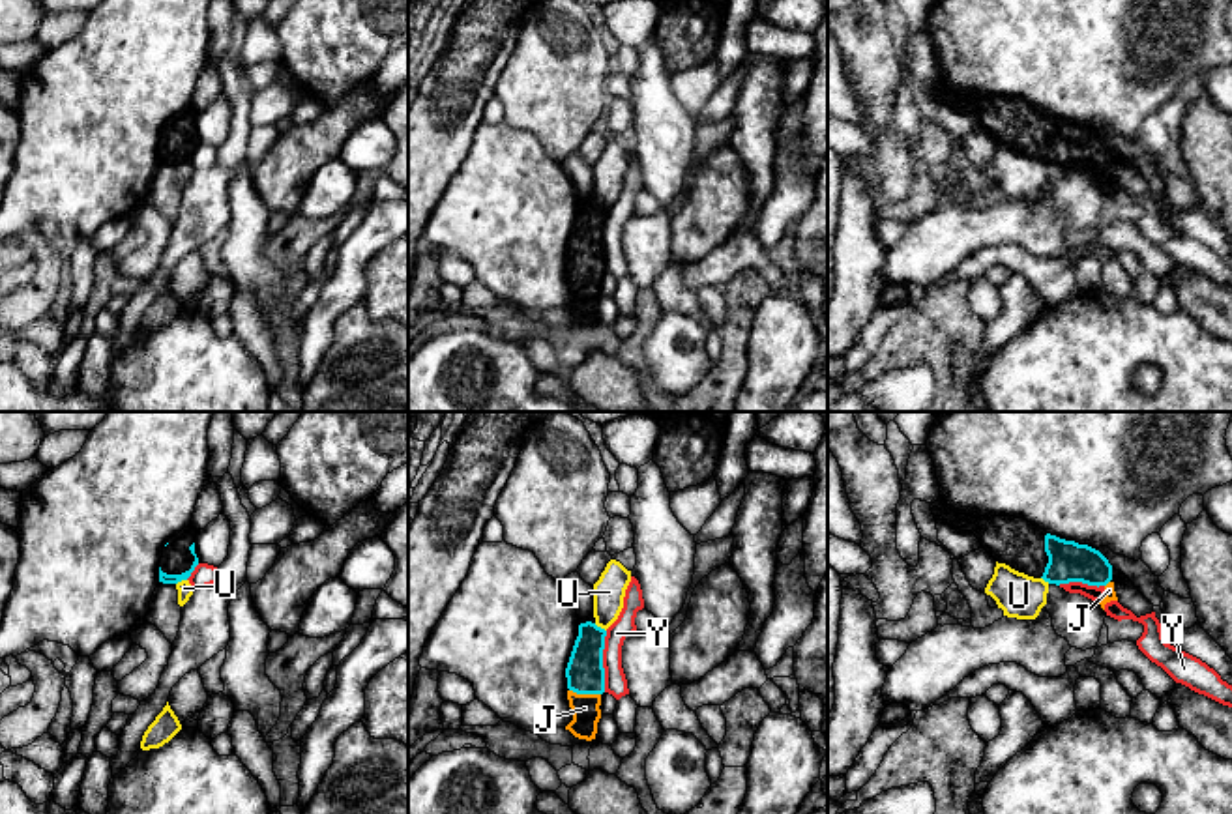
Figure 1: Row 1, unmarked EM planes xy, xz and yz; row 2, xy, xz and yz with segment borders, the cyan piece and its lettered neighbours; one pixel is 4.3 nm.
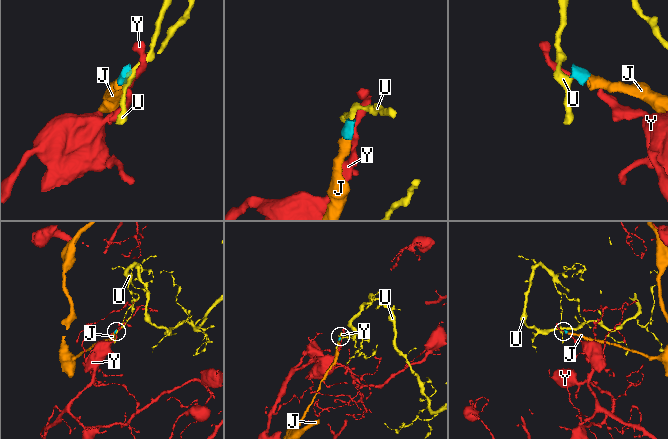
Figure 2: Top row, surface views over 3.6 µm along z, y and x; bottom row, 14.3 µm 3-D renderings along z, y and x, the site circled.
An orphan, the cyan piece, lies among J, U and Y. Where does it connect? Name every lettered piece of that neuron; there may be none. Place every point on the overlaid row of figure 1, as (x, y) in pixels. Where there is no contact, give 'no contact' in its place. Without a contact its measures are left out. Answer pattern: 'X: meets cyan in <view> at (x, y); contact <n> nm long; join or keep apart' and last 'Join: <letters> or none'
J: meets cyan in xz at (585, 693); contact 140 nm long; join
U: meets cyan in xz at (600, 627); contact 70 nm long; keep apart
Y: meets cyan in xz at (601, 661); contact 260 nm long; keep apart
Join: J

